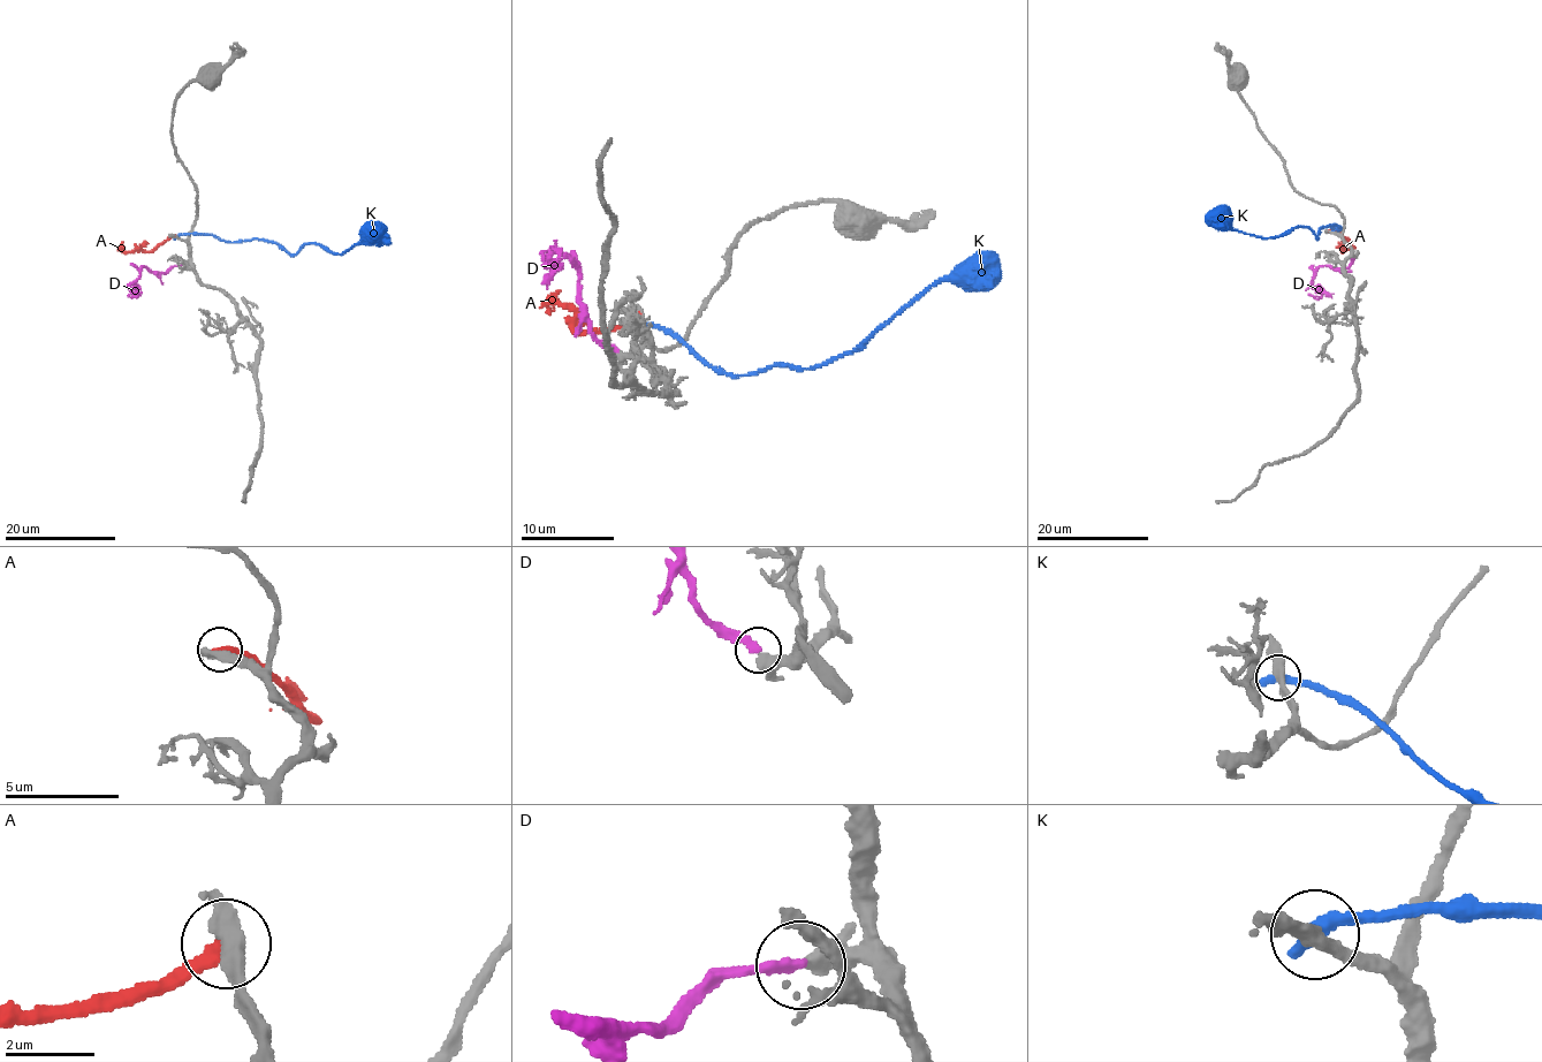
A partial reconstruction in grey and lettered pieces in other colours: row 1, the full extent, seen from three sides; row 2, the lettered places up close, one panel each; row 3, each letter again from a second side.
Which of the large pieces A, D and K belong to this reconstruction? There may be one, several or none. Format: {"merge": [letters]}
{"merge": ["D"]}

